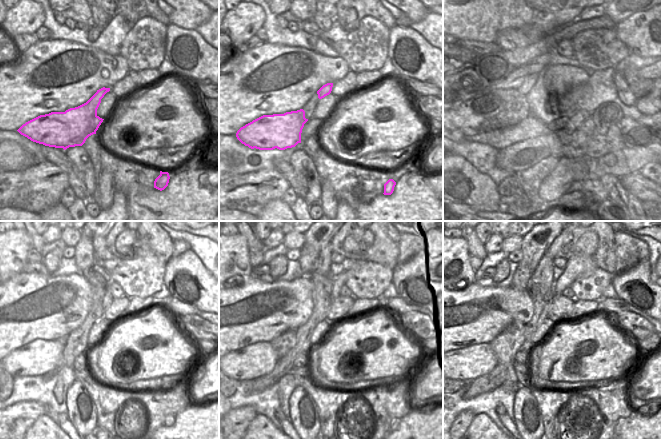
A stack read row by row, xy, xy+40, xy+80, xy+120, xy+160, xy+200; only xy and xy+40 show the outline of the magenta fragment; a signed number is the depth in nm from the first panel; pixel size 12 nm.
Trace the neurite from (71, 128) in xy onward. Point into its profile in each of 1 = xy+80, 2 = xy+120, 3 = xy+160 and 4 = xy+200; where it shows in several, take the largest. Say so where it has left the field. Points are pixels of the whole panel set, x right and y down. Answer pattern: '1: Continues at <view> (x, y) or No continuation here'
1: Continues at xy+80 (490, 132)
2: Continues at xy+120 (39, 357)
3: Continues at xy+160 (253, 361)
4: Continues at xy+200 (469, 363)

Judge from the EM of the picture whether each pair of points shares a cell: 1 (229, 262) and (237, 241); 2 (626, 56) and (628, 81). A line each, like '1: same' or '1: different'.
1: same
2: different

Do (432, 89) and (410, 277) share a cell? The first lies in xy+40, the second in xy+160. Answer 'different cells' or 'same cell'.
different cells

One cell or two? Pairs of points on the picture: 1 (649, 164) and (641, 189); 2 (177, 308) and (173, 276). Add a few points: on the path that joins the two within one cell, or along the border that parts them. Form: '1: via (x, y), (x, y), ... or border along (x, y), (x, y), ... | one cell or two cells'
1: border along (641, 175), (650, 177) | two cells
2: border along (170, 296), (198, 308) | two cells

